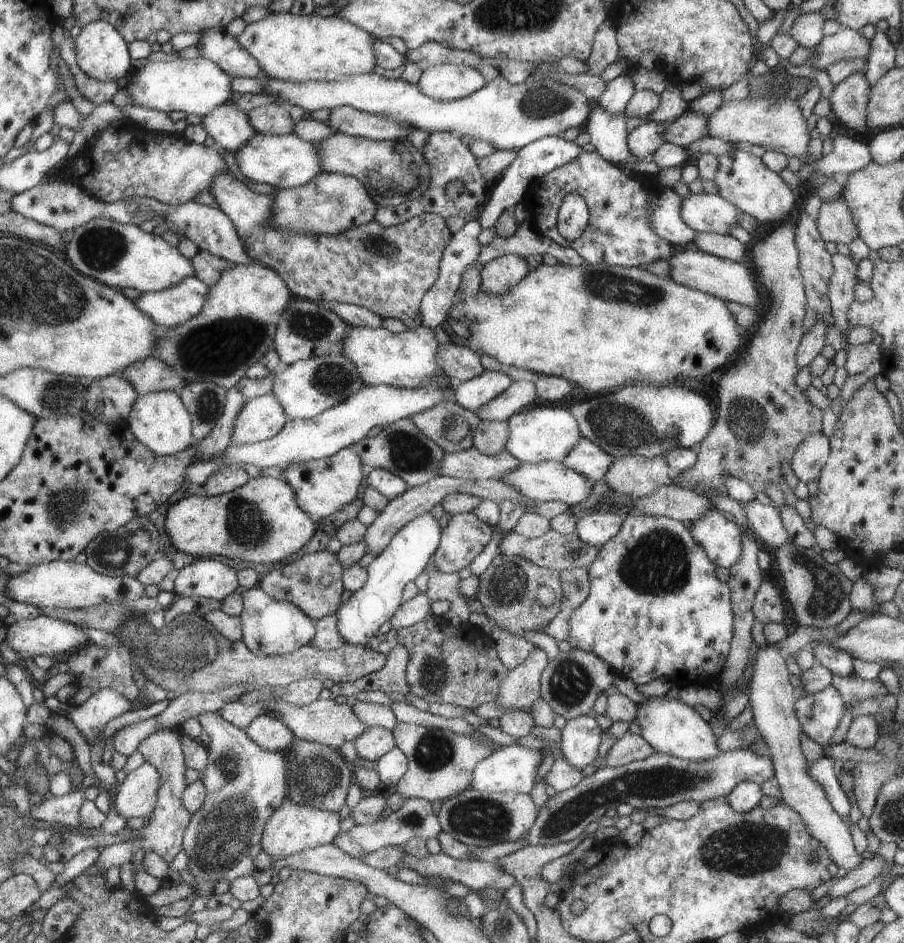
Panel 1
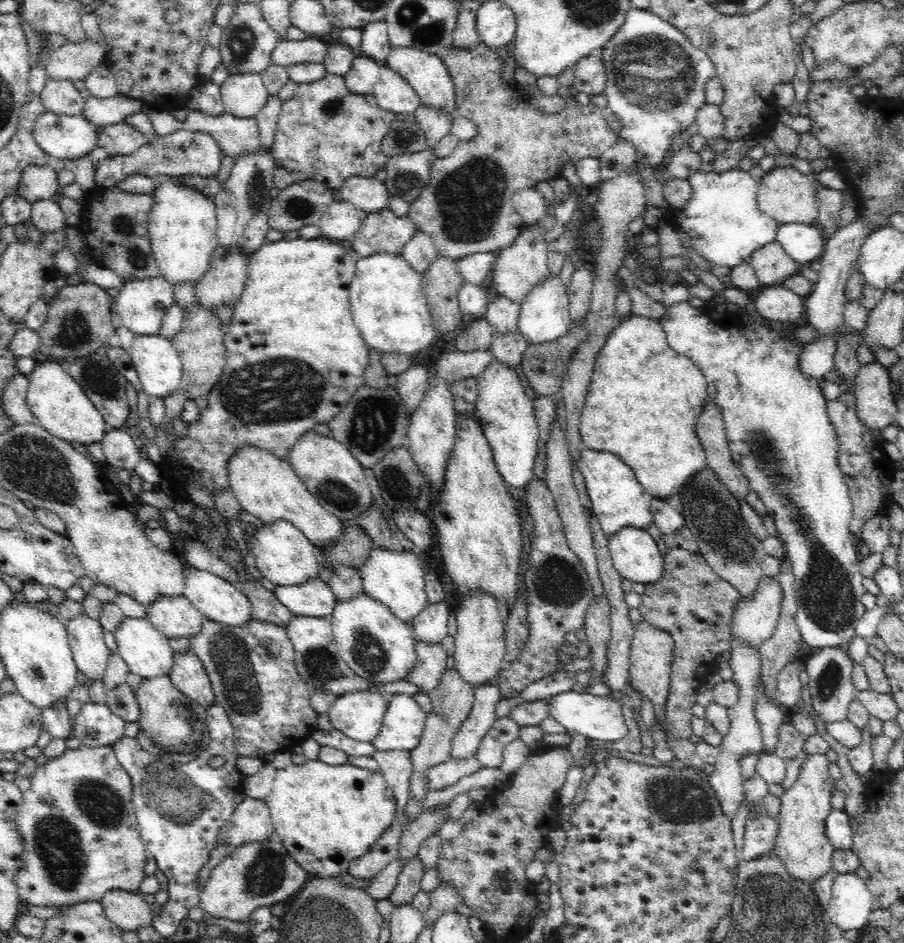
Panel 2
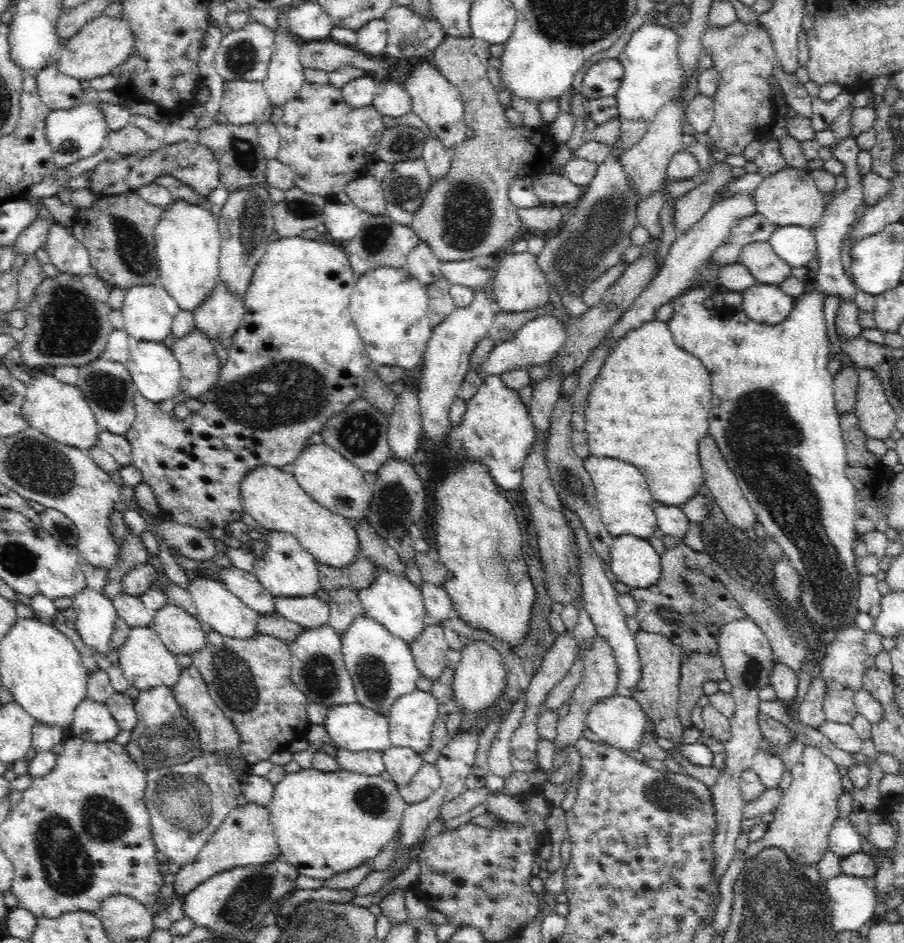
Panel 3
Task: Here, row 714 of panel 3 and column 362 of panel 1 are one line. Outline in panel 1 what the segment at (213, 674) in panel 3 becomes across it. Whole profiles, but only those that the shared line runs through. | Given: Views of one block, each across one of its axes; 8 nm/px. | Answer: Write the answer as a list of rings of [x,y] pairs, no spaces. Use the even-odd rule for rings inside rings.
[[[227,171],[217,174],[217,178],[207,190],[214,198],[215,207],[223,211],[233,223],[246,255],[253,260],[259,260],[277,272],[291,290],[292,296],[315,301],[318,304],[327,301],[347,303],[366,308],[383,319],[391,317],[401,321],[406,328],[411,330],[419,326],[420,300],[435,282],[444,246],[451,237],[451,232],[440,215],[421,213],[392,227],[382,227],[371,220],[358,227],[349,227],[336,235],[300,235],[295,231],[271,227],[268,224],[268,218],[272,217],[275,199],[271,199],[268,195],[251,192],[246,182],[237,180]]]

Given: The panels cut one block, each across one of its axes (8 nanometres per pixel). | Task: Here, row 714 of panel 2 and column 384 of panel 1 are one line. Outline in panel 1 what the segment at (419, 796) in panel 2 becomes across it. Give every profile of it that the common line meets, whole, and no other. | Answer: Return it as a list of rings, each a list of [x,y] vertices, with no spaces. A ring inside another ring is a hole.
[[[411,418],[396,420],[385,425],[375,436],[360,440],[351,444],[351,450],[359,456],[366,469],[382,468],[389,469],[393,474],[401,477],[408,487],[417,486],[430,478],[438,476],[436,472],[440,468],[445,454],[437,443],[426,436],[423,431],[412,421]]]

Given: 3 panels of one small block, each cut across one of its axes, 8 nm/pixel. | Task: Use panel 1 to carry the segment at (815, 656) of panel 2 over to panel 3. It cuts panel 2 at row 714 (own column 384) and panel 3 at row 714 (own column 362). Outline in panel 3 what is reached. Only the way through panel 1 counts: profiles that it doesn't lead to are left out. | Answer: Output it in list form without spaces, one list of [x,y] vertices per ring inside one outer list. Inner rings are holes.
[[[855,624],[845,626],[835,632],[835,639],[824,648],[822,658],[816,662],[820,667],[819,676],[826,685],[826,692],[818,697],[826,721],[851,724],[852,718],[856,716],[857,708],[853,698],[856,692],[863,688],[863,662],[867,658],[864,642],[864,631]]]

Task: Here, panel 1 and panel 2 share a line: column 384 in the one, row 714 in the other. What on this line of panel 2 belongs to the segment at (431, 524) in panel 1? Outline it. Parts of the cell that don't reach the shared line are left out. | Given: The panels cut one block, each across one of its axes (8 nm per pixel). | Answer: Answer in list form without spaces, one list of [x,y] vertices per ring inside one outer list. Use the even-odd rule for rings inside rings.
[[[570,689],[551,696],[546,701],[548,705],[548,715],[559,722],[566,730],[576,731],[576,733],[587,737],[589,740],[601,740],[617,742],[627,736],[627,724],[622,715],[624,704],[618,703],[610,697],[594,696],[589,693],[576,692]]]

